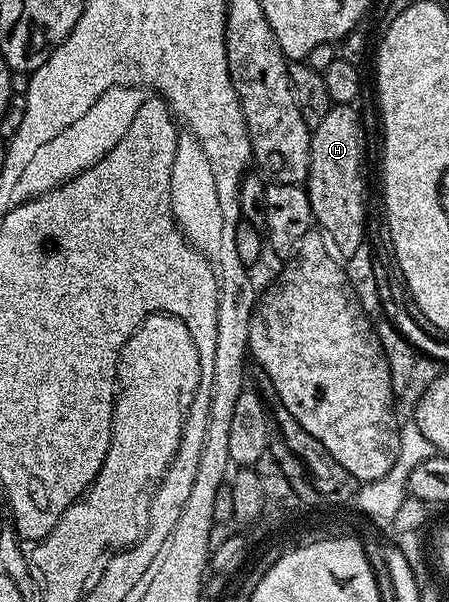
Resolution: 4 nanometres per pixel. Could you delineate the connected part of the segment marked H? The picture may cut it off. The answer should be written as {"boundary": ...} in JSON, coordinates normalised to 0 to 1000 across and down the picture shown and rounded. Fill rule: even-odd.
{"boundary":[[[777,173],[744,174],[733,189],[724,189],[724,196],[715,196],[715,203],[697,214],[688,289],[679,307],[708,384],[719,387],[735,410],[764,429],[793,420],[795,412],[813,404],[808,384],[817,379],[817,346],[808,341],[808,199],[795,181],[797,178]]]}

